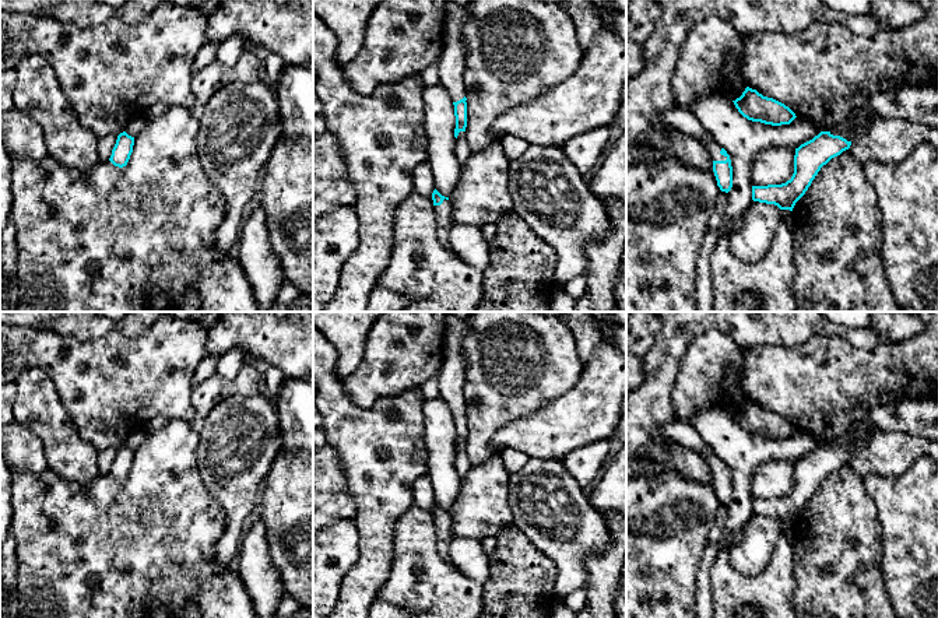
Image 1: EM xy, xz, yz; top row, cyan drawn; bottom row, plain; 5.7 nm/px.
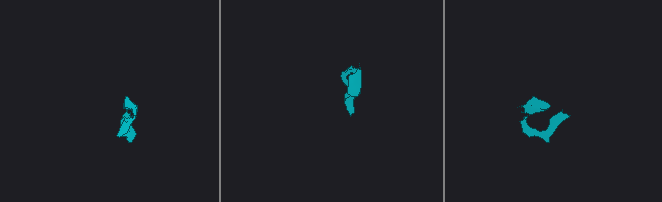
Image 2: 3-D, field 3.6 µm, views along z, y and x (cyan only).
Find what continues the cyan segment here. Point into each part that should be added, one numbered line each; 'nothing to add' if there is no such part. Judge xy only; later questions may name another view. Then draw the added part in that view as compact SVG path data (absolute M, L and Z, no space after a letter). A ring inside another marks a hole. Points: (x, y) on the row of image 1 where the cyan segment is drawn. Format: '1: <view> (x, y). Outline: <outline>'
nothing to add

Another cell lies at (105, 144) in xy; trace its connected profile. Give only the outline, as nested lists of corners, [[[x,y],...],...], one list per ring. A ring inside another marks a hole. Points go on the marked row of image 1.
[[[108,134],[105,137],[101,137],[98,141],[98,154],[99,154],[99,159],[102,162],[109,161],[110,155],[112,155],[112,150],[116,144],[117,136],[116,134]]]

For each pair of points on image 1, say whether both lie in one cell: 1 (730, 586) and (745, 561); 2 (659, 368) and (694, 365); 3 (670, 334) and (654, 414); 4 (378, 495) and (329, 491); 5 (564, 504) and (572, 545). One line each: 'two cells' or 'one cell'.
1: two cells
2: two cells
3: one cell
4: two cells
5: one cell

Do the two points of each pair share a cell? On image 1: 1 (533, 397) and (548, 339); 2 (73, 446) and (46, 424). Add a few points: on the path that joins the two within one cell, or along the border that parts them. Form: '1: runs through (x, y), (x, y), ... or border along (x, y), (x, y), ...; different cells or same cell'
1: runs through (540, 383), (540, 374), (550, 364), (550, 353); same cell
2: runs through (66, 442), (53, 429); same cell

